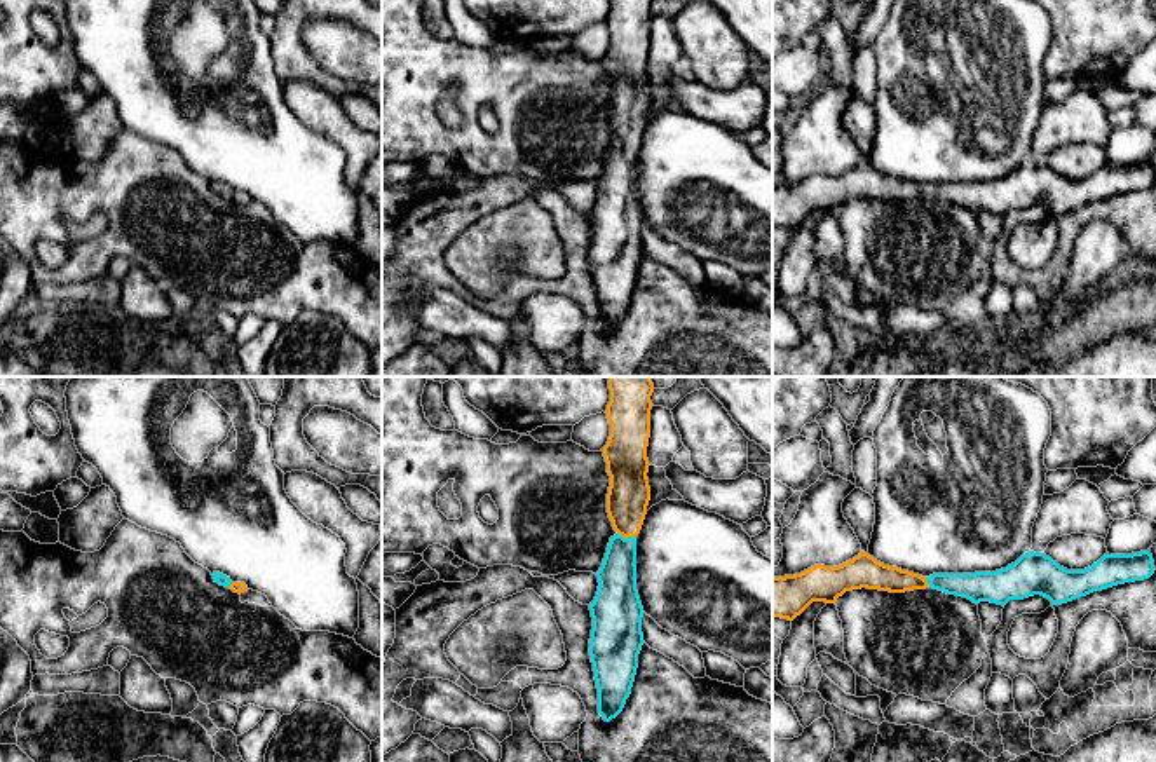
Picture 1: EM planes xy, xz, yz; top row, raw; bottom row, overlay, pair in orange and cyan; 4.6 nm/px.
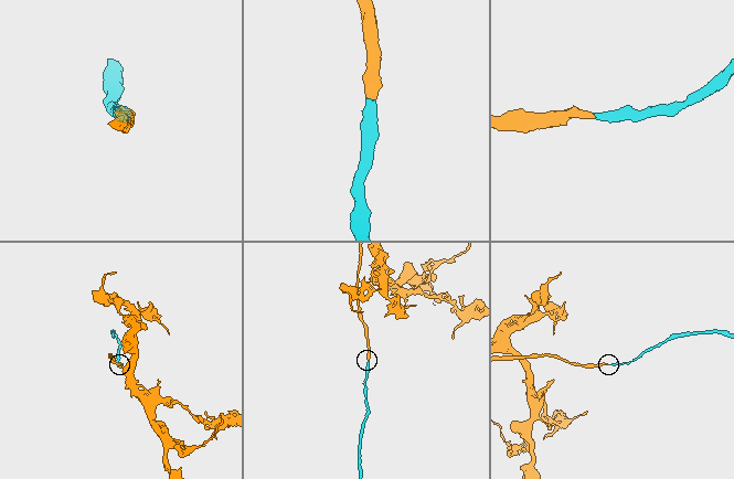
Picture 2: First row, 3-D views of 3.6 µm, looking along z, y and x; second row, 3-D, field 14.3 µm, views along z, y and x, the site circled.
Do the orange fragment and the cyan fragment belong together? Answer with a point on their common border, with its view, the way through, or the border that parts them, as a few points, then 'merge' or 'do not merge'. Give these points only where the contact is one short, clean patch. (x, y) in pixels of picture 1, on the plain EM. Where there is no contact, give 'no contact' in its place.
contact xz (626, 147); way xz (628, 105), (626, 147), (621, 159), (618, 199); merge

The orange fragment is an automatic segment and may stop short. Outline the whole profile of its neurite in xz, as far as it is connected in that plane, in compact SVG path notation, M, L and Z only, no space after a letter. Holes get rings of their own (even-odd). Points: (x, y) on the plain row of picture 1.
M610 0L607 28L610 45L603 56L610 96L607 122L617 141L610 146L596 181L598 201L589 213L598 323L615 328L631 303L643 255L643 216L636 199L636 145L650 110L647 56L654 0Z

